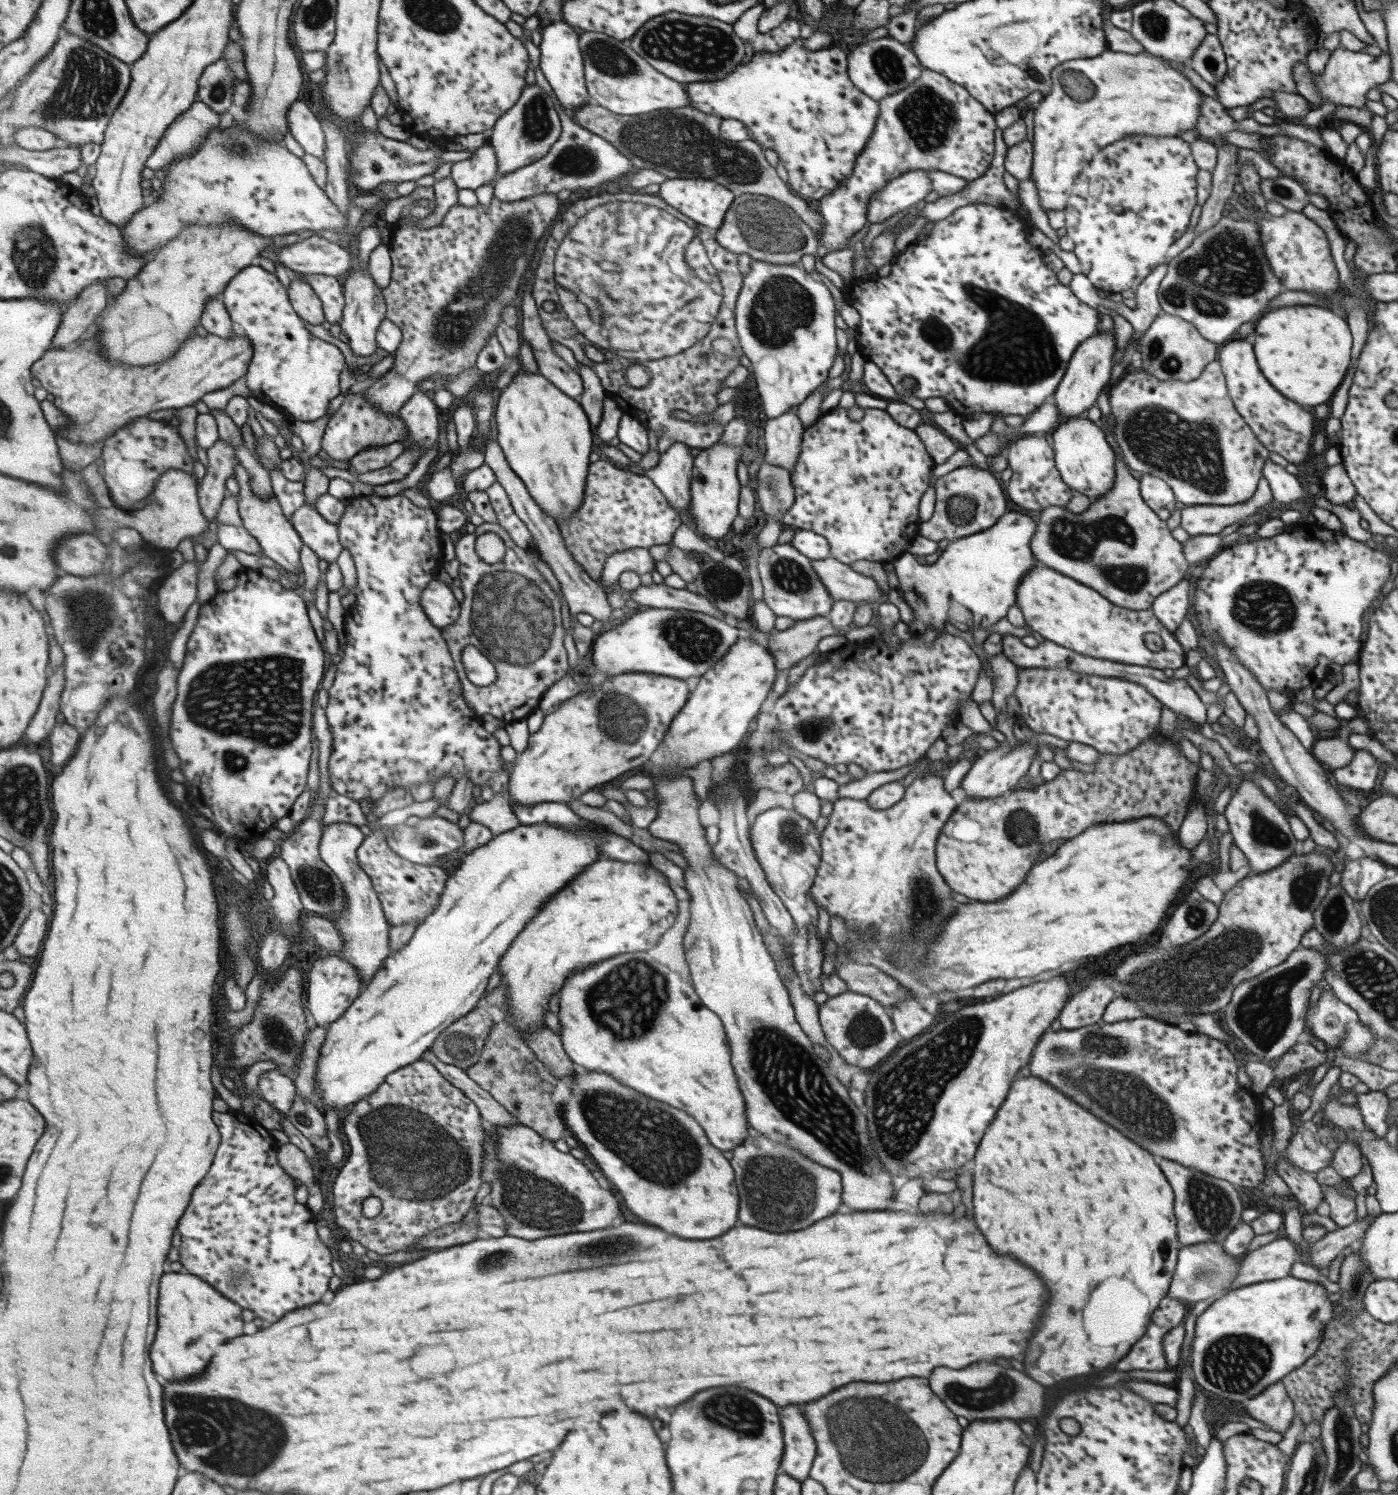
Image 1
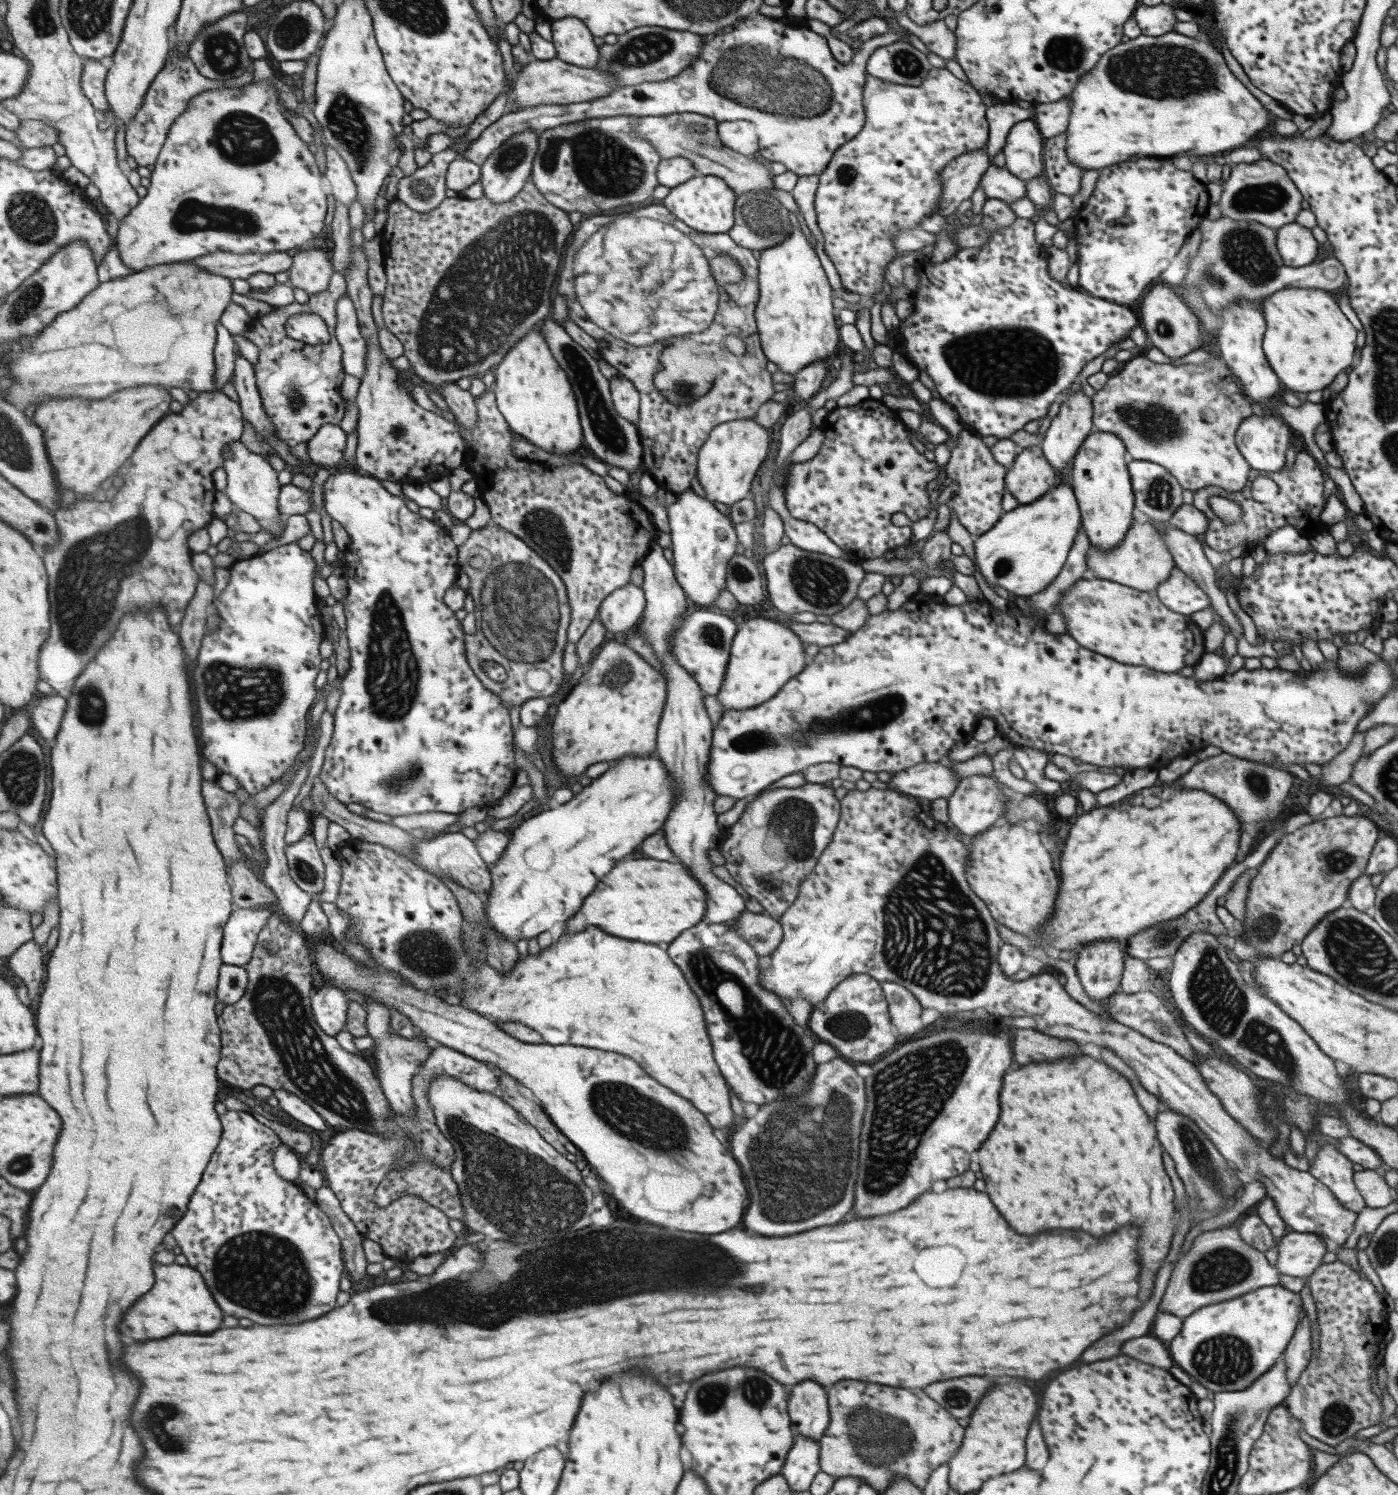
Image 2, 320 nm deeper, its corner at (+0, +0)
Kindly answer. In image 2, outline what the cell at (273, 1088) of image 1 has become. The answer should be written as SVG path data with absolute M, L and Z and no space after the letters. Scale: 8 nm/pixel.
M283 1088L274 1089L274 1097L280 1103L281 1109L295 1121L301 1122L314 1131L324 1131L329 1128L328 1122L311 1106L311 1103L305 1102L303 1098L299 1098L291 1091Z

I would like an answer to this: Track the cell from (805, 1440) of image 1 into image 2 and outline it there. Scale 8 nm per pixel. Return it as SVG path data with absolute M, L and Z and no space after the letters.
M803 1380L795 1384L786 1407L793 1434L814 1441L821 1438L828 1425L829 1411L825 1390L817 1382Z

